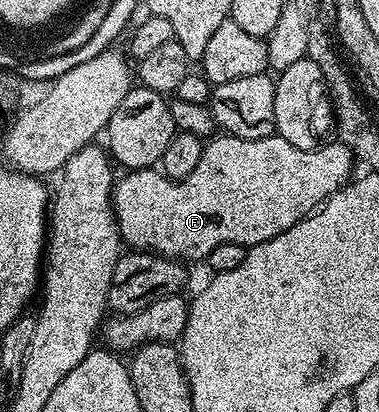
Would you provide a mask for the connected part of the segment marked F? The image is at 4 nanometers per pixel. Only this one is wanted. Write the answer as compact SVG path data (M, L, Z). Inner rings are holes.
M219 133L204 142L201 161L197 161L197 169L193 169L193 173L189 173L189 177L171 179L159 169L127 171L124 174L124 179L120 183L118 180L113 187L115 224L119 227L120 240L126 246L128 243L128 248L134 249L136 252L154 252L156 255L164 255L174 260L188 261L187 259L199 259L199 261L203 261L206 260L209 252L217 249L217 245L225 245L226 243L236 243L250 249L257 246L258 243L264 243L281 233L285 233L285 229L289 229L294 223L301 221L305 216L311 214L312 211L322 207L323 202L330 195L340 191L344 183L352 178L351 163L353 164L353 156L350 149L344 143L338 141L328 141L317 149L297 149L297 145L289 145L289 141L285 141L280 135L276 134L269 137L261 137L260 139L242 139L241 137L233 137L226 133Z

